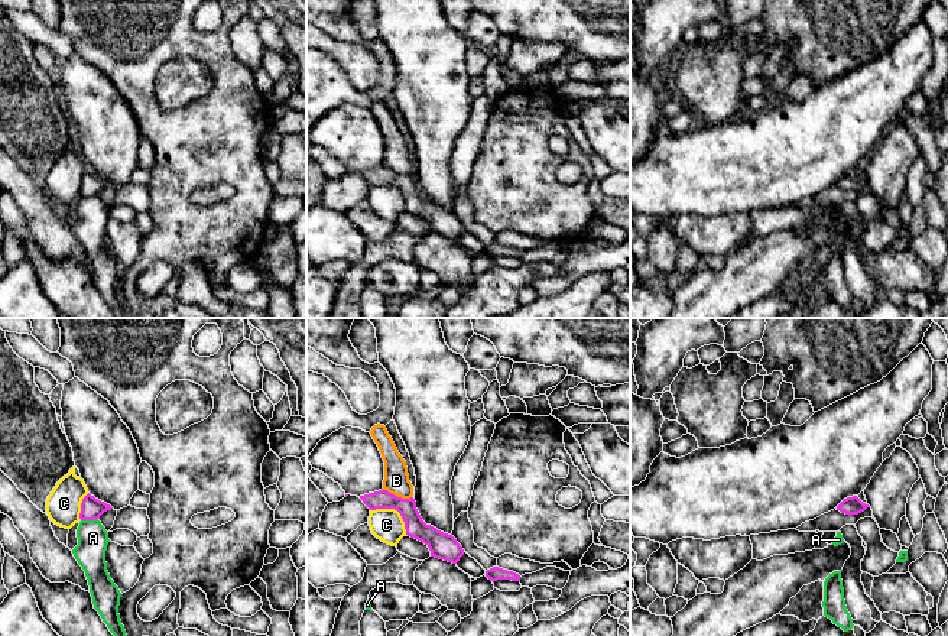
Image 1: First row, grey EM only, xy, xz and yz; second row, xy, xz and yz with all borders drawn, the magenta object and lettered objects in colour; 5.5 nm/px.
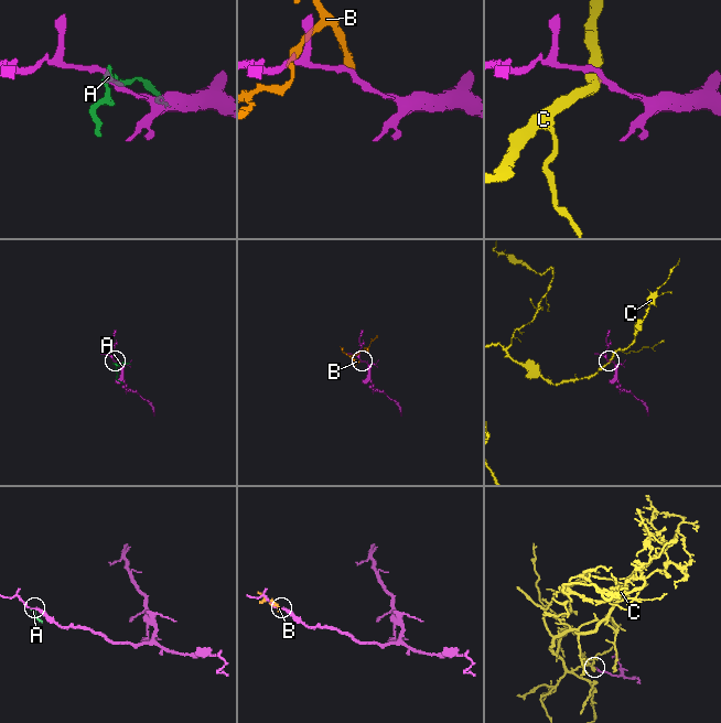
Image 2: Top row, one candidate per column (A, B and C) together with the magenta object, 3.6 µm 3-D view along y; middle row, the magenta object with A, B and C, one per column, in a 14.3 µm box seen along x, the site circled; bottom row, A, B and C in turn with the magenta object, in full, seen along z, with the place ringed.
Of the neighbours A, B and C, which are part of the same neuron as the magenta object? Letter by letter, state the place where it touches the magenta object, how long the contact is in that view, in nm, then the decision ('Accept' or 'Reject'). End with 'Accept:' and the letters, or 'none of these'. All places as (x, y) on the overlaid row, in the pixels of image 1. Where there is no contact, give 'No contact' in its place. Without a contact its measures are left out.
A: Touches magenta at xy (88, 519). Shared border 100 nm. Reject
B: Touches magenta at xz (396, 496). Shared border 180 nm. Reject
C: Touches magenta at xz (395, 509). Shared border 240 nm. Reject
Accept: none of these

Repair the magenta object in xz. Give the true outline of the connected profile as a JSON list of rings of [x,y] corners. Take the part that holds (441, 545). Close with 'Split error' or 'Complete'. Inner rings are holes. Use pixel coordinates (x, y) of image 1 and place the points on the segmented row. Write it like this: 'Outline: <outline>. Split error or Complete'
Outline: [[[382,489],[360,496],[360,499],[370,510],[397,510],[405,522],[406,535],[423,542],[429,548],[431,556],[457,564],[464,555],[462,546],[457,542],[452,533],[444,533],[422,520],[413,497],[402,499]]]. Complete

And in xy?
Outline: [[[88,493],[82,499],[79,519],[81,520],[100,519],[100,516],[110,509],[113,509],[110,504],[95,499]]]. Complete

